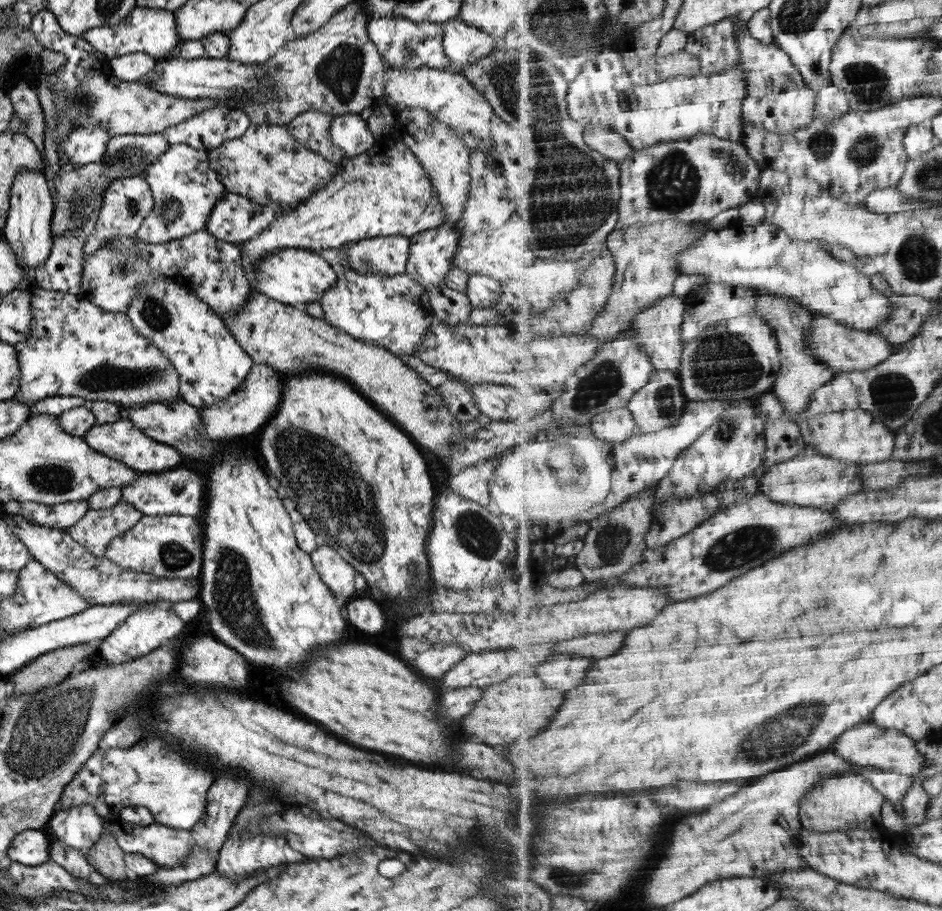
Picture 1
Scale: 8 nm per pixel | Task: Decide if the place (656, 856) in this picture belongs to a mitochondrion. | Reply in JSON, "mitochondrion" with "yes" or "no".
{"mitochondrion":"no"}

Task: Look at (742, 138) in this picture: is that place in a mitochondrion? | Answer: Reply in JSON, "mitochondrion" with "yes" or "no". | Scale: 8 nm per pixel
{"mitochondrion":"no"}

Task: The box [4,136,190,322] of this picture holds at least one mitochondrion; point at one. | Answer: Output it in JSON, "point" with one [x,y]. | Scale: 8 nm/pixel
{"point":[128,153]}

